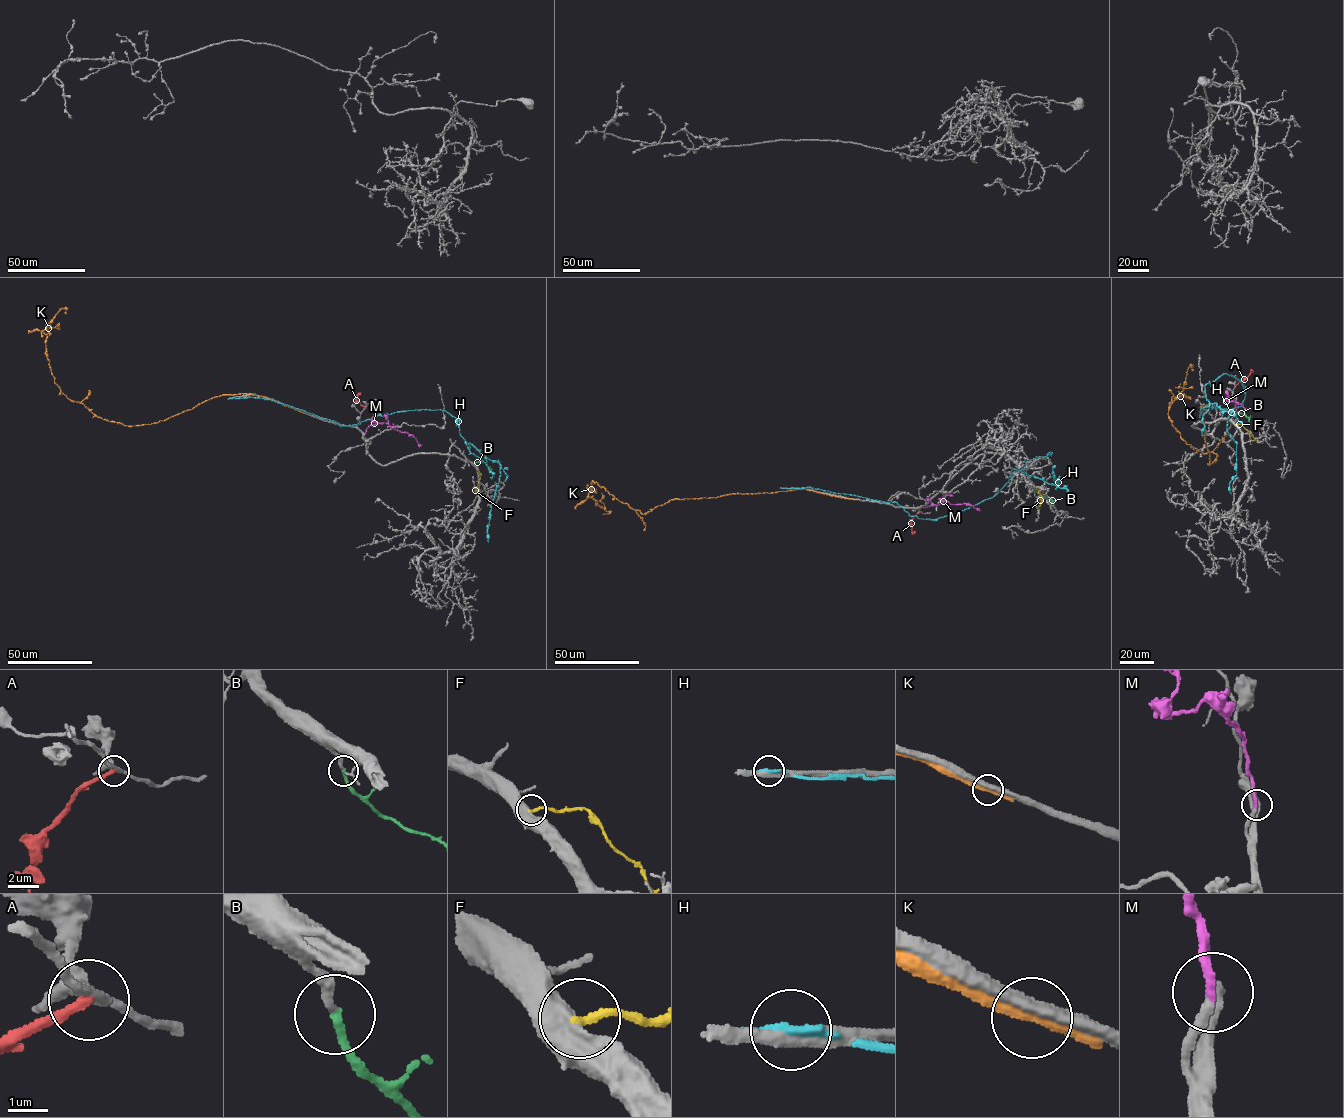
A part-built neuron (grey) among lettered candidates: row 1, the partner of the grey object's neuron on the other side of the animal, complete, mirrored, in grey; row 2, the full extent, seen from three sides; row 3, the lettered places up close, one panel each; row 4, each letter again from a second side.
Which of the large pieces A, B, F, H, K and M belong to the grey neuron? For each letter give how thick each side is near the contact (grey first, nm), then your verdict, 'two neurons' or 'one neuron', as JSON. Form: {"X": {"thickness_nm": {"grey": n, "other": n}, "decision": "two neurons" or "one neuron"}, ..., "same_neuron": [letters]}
{"A": {"thickness_nm": {"grey": 220, "other": 240}, "decision": "two neurons"}, "B": {"thickness_nm": {"grey": 240, "other": 200}, "decision": "one neuron"}, "F": {"thickness_nm": {"grey": 550, "other": 190}, "decision": "two neurons"}, "H": {"thickness_nm": {"grey": 380, "other": 320}, "decision": "two neurons"}, "K": {"thickness_nm": {"grey": 400, "other": 200}, "decision": "two neurons"}, "M": {"thickness_nm": {"grey": 240, "other": 240}, "decision": "one neuron"}, "same_neuron": ["B", "M"]}

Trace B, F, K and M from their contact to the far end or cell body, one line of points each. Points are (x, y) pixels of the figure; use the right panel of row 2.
B: (1233, 417), (1241, 413), (1248, 421)
F: (1235, 424), (1242, 425), (1257, 442)
K: (1219, 408), (1201, 408), (1209, 465), (1217, 454), (1185, 442), (1168, 414), (1192, 367)
M: (1236, 411), (1232, 397), (1230, 398), (1246, 409)

